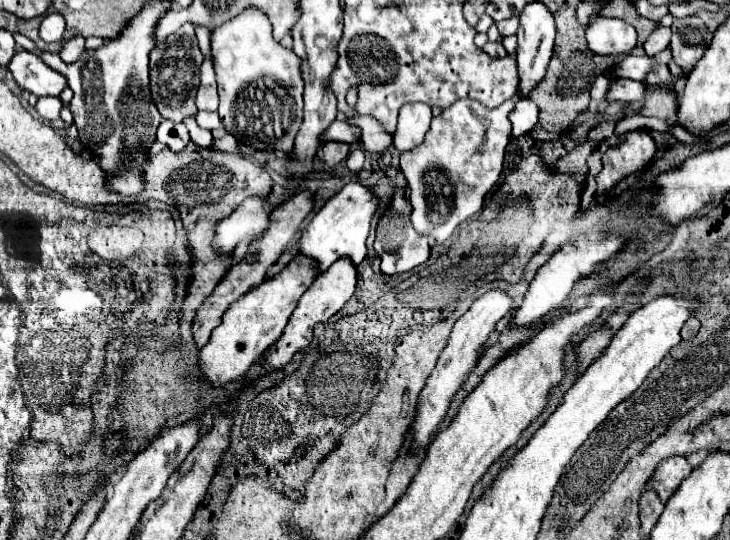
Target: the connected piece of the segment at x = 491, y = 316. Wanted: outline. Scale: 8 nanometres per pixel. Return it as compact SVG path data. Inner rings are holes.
M489 289L487 293L483 293L465 315L459 317L459 321L455 323L451 337L449 337L449 345L443 349L433 373L427 377L427 383L419 395L419 403L417 403L417 415L413 421L413 447L427 447L437 425L445 419L451 397L461 389L461 385L467 381L469 373L475 369L477 365L477 355L479 351L489 343L497 323L509 315L511 311L511 297L509 293L501 291L501 289Z

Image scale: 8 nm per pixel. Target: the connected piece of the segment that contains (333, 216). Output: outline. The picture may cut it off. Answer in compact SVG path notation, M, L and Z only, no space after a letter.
M347 183L337 195L333 195L311 219L311 223L303 229L299 239L299 253L315 259L319 273L327 271L337 259L347 257L357 267L367 257L365 239L369 235L371 219L375 209L379 207L379 199L361 183Z

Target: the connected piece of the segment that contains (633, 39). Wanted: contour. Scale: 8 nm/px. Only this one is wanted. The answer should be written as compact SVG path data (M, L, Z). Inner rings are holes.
M591 15L587 29L589 49L597 55L629 55L637 43L637 31L621 19Z

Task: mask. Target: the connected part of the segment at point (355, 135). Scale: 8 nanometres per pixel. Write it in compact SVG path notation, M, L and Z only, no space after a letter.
M335 119L323 135L323 141L343 141L343 143L361 143L361 129L349 123Z

